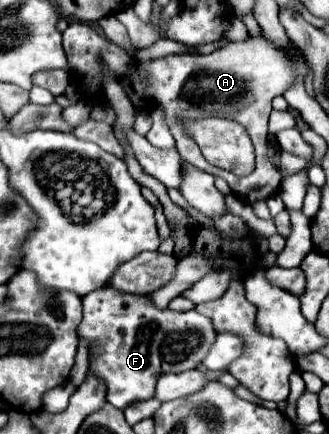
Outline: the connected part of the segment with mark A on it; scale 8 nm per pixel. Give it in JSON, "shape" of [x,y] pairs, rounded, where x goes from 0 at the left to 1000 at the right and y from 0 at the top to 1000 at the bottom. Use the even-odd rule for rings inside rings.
{"shape":[[[246,48],[210,53],[191,76],[191,108],[210,141],[210,164],[234,168],[234,196],[258,224],[307,219],[307,200],[319,191],[319,159],[331,159],[350,182],[368,182],[368,196],[386,210],[404,247],[435,251],[441,228],[465,228],[477,242],[495,247],[508,293],[538,325],[538,348],[556,371],[593,380],[611,394],[678,408],[702,445],[751,463],[757,472],[775,472],[781,463],[812,463],[824,449],[836,449],[854,422],[854,403],[805,371],[805,320],[824,228],[860,219],[860,210],[891,196],[903,173],[933,173],[939,154],[927,141],[878,141],[866,122],[842,118],[805,85],[751,85],[745,94],[696,99],[690,108],[647,118],[641,127],[508,127],[435,141],[362,108],[356,99],[319,90],[277,58]],[[605,270],[690,270],[726,279],[751,297],[781,357],[775,394],[757,408],[720,412],[696,394],[660,389],[617,366],[599,329],[587,329],[587,320],[574,320],[544,288],[544,274]]]}

